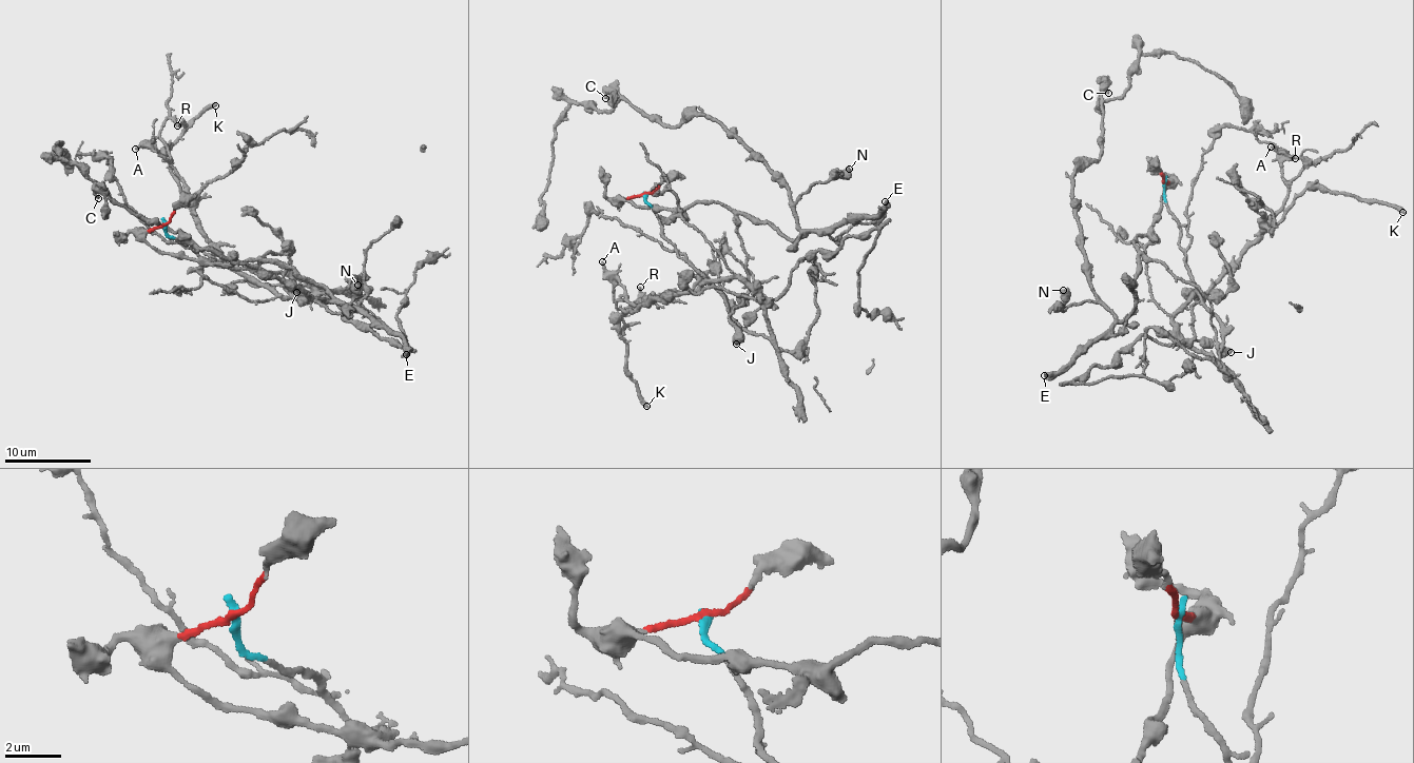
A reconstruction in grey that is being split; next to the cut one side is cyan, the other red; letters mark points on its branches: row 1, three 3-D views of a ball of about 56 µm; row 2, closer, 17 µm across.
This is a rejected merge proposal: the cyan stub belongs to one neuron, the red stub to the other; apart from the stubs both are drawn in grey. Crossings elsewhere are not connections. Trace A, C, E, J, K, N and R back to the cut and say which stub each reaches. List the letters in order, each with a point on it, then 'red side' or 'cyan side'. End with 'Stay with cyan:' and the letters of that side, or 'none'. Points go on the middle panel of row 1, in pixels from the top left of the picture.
A: (602, 261) | cyan side
C: (605, 98) | red side
E: (885, 201) | red side
J: (736, 344) | red side
K: (646, 406) | cyan side
N: (849, 169) | red side
R: (640, 287) | cyan side
Stay with cyan: A, K, R

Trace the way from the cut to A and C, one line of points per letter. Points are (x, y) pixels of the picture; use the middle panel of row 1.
A: (645, 194), (645, 199), (679, 254), (685, 255), (708, 281), (701, 286), (633, 305), (602, 260)
C: (645, 194), (623, 200), (718, 202), (802, 231), (785, 187), (712, 117), (666, 125), (605, 99)

